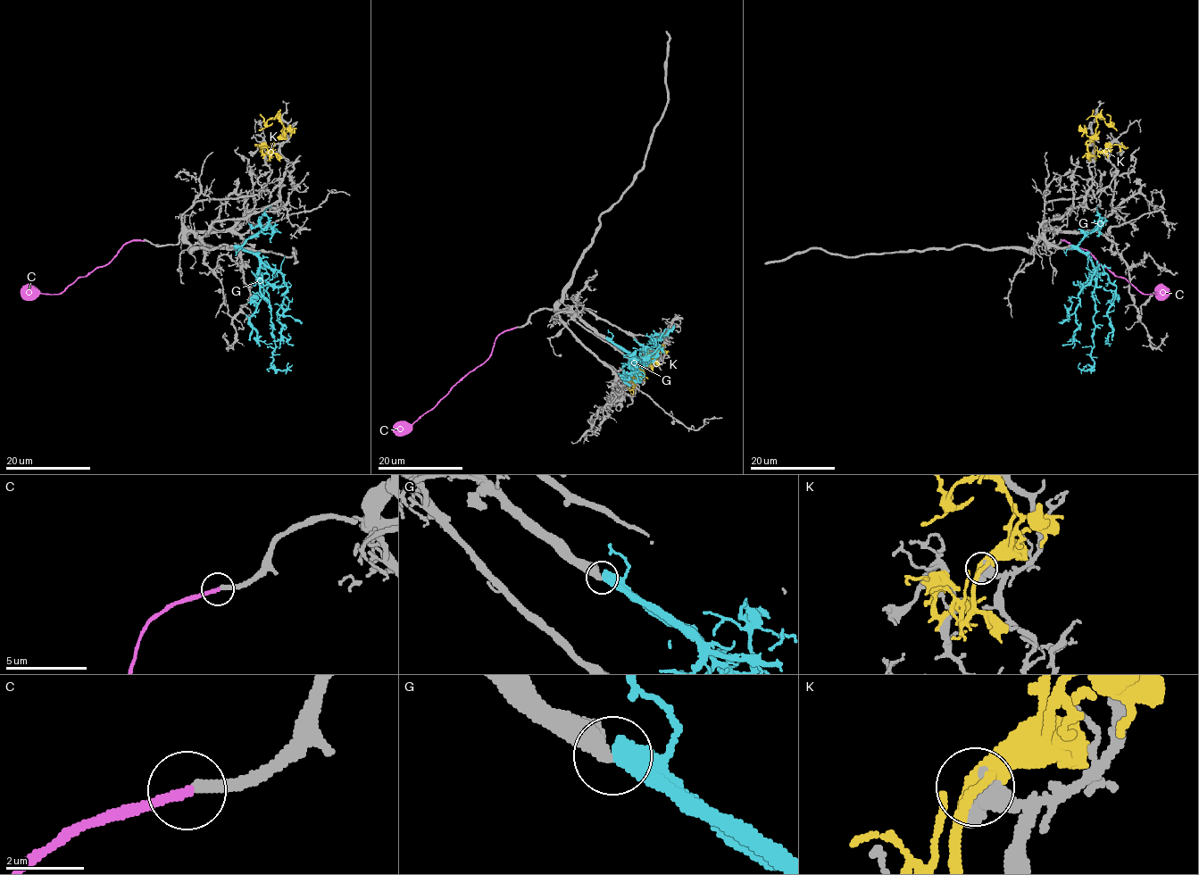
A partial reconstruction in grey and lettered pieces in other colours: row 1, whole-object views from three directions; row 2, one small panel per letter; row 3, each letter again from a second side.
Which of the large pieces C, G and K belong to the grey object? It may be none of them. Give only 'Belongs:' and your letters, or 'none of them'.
Belongs: G

